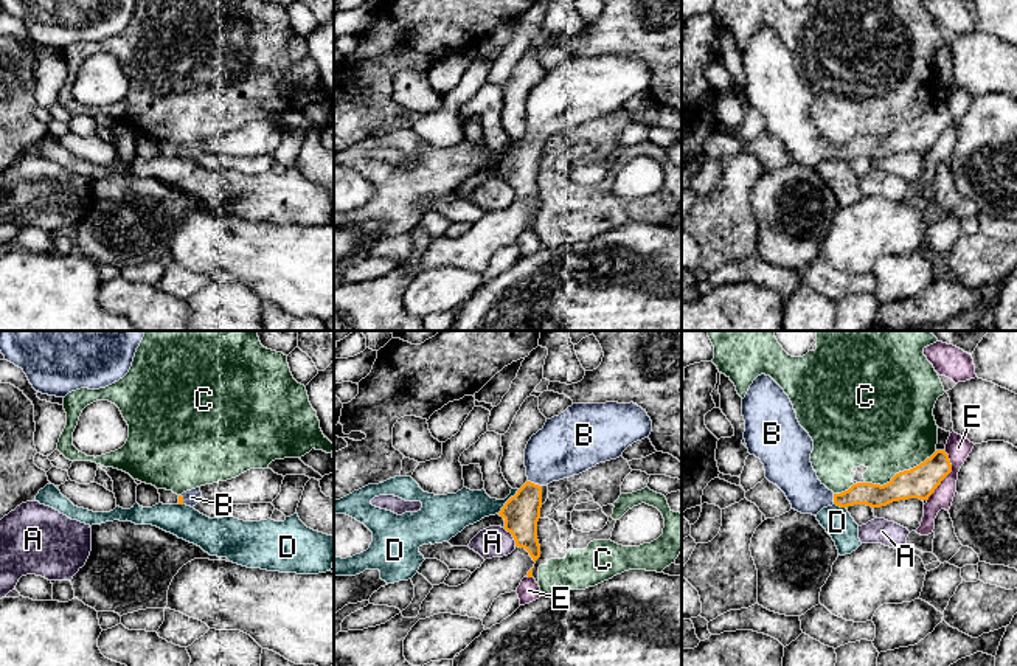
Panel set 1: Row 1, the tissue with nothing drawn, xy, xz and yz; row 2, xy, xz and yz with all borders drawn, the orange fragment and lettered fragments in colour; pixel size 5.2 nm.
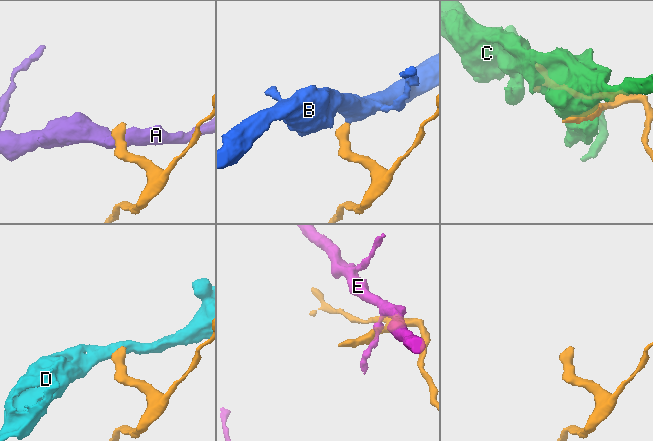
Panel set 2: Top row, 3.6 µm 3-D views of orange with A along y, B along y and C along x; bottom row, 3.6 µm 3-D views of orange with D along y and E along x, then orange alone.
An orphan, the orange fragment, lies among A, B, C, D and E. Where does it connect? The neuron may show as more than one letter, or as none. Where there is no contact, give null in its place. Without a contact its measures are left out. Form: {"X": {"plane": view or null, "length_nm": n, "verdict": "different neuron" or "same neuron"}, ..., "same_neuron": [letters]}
{"A": {"plane": "xz", "length_nm": 120, "verdict": "different neuron"}, "B": {"plane": "xz", "length_nm": 80, "verdict": "same neuron"}, "C": {"plane": "yz", "length_nm": 420, "verdict": "different neuron"}, "D": {"plane": "xz", "length_nm": 170, "verdict": "different neuron"}, "E": {"plane": "yz", "length_nm": 280, "verdict": "different neuron"}, "same_neuron": ["B"]}

